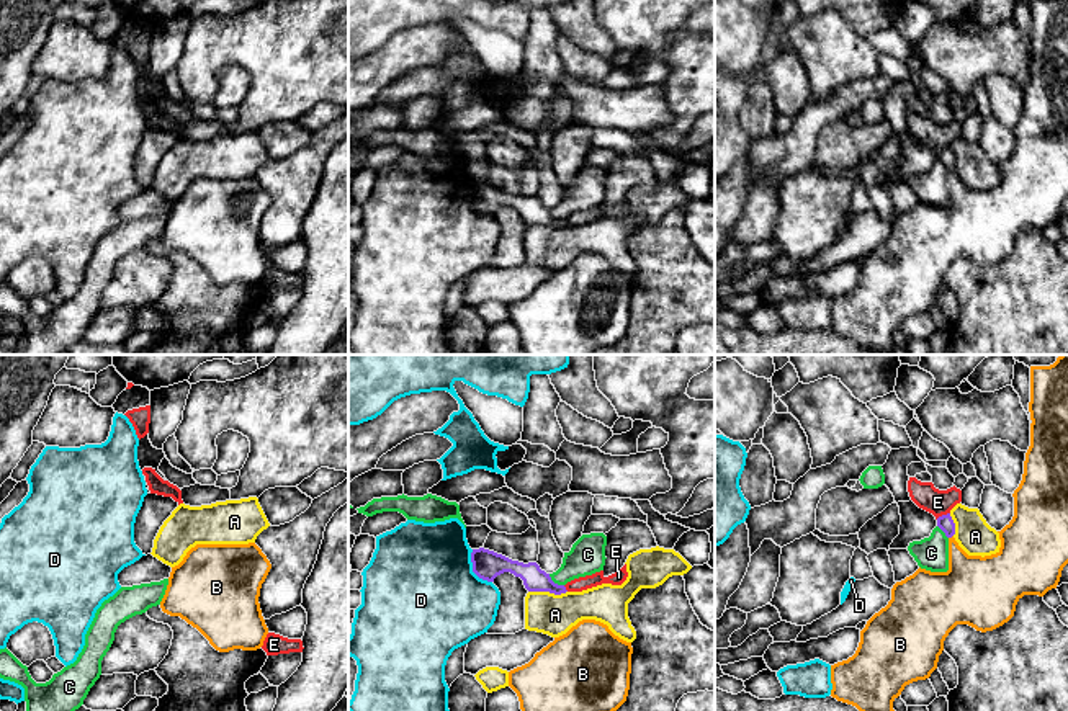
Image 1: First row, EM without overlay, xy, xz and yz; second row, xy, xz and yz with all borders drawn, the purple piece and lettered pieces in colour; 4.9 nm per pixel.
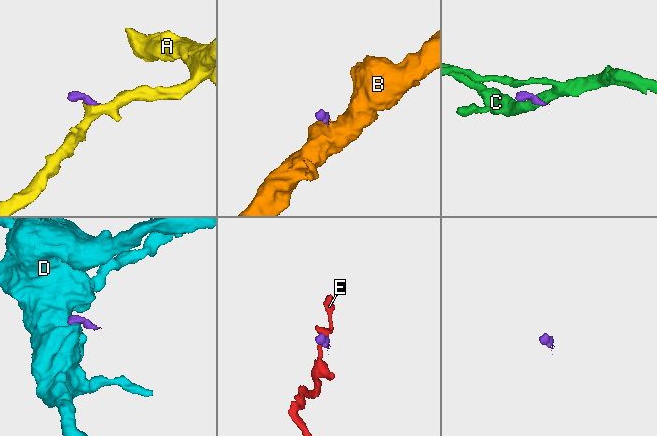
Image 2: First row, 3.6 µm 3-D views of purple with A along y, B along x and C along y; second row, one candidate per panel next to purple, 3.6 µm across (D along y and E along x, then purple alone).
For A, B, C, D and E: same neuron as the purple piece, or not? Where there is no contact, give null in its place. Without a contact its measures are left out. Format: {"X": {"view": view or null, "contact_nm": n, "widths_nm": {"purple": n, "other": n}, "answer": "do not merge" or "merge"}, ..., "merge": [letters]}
{"A": {"view": "xz", "contact_nm": 190, "widths_nm": {"purple": 120, "other": 200}, "answer": "do not merge"}, "B": {"view": "yz", "contact_nm": 30, "widths_nm": {"purple": 80, "other": 280}, "answer": "merge"}, "C": {"view": "xz", "contact_nm": 100, "widths_nm": {"purple": 120, "other": 180}, "answer": "do not merge"}, "D": {"view": "xz", "contact_nm": 190, "widths_nm": {"purple": 140, "other": 500}, "answer": "do not merge"}, "E": {"view": "yz", "contact_nm": 80, "widths_nm": {"purple": 80, "other": 130}, "answer": "do not merge"}, "merge": ["B"]}

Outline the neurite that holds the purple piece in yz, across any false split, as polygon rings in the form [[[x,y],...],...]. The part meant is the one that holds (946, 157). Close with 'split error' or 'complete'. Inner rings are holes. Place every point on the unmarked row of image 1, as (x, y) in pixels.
[[[1030,0],[1030,80],[1025,87],[1024,108],[1014,124],[1014,150],[1001,163],[1001,181],[991,190],[968,190],[955,175],[955,157],[950,147],[937,152],[937,160],[949,172],[949,204],[931,206],[918,203],[913,209],[896,216],[891,234],[875,247],[860,265],[860,276],[852,291],[831,299],[831,330],[855,340],[860,347],[891,355],[893,335],[906,319],[926,314],[937,302],[944,275],[957,258],[968,258],[976,265],[993,265],[1007,257],[1024,229],[1043,230],[1057,222],[1061,204],[1068,198],[1068,0]]]; split error

